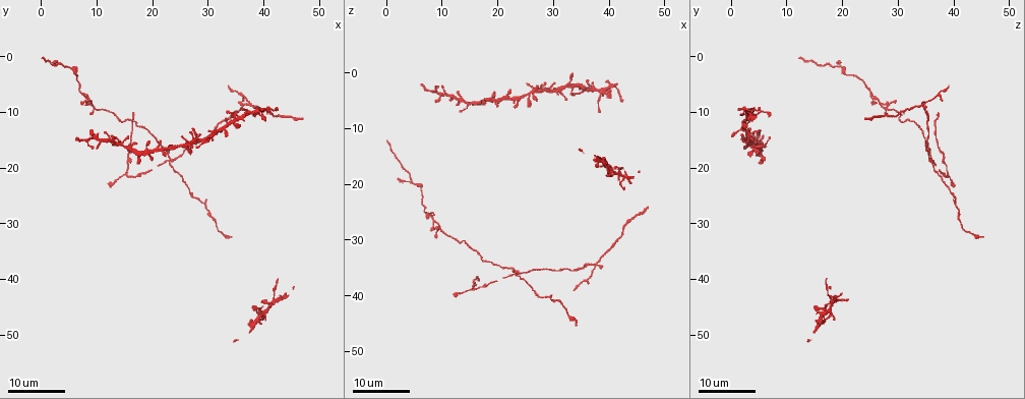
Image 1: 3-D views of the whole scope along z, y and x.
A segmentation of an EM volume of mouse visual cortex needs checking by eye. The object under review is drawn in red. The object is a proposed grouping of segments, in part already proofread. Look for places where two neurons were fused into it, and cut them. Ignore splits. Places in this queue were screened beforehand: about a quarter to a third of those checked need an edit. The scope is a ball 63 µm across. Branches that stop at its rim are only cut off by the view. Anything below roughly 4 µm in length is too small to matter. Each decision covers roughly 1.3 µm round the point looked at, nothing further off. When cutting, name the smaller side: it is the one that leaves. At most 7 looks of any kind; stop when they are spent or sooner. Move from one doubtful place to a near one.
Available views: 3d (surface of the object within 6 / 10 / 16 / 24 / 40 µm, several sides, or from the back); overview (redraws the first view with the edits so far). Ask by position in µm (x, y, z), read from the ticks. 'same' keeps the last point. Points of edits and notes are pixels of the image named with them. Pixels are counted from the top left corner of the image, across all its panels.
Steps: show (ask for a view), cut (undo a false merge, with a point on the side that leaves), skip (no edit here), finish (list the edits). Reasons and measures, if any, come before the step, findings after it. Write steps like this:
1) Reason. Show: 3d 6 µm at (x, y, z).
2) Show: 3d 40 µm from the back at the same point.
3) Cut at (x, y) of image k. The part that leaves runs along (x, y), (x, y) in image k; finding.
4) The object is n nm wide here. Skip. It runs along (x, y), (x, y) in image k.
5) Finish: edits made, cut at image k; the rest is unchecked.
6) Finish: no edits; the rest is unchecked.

Four-way junction. Show: 3d 16 µm at (9.5, 9.5, 28.5).

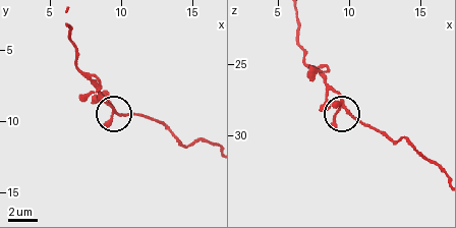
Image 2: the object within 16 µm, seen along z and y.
Closer look. Show: 3d 10 µm at (10.0, 9.6, 28.4).

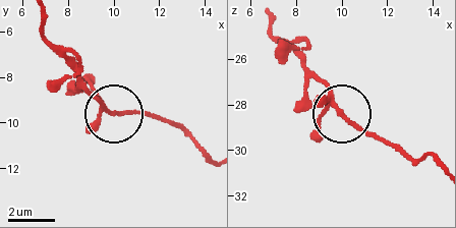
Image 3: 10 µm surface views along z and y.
The object is 160 nm wide here. Skip. It runs along (86, 87), (113, 112), (164, 119) in image 3; continuous, no second neuron.

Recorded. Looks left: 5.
Four or more arms meet. Show: 3d 16 µm at (23.0, 19.0, 35.5).

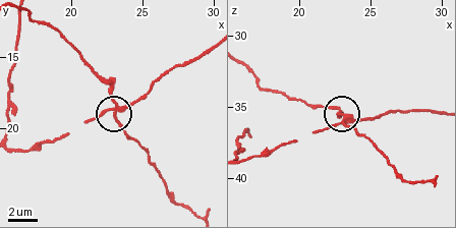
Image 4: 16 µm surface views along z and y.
Show: 3d 10 µm at (23.2, 18.6, 36.0).

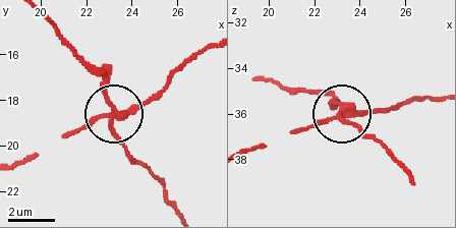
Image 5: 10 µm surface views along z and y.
4 arms meet here. Cut at (126, 147) of image 5. The part that leaves runs along (119, 111), (98, 71), (46, 19) in image 5; a second neuron is stuck on.

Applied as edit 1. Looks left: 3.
Finish: edits made, cut at image 5; the rest is unchecked.

